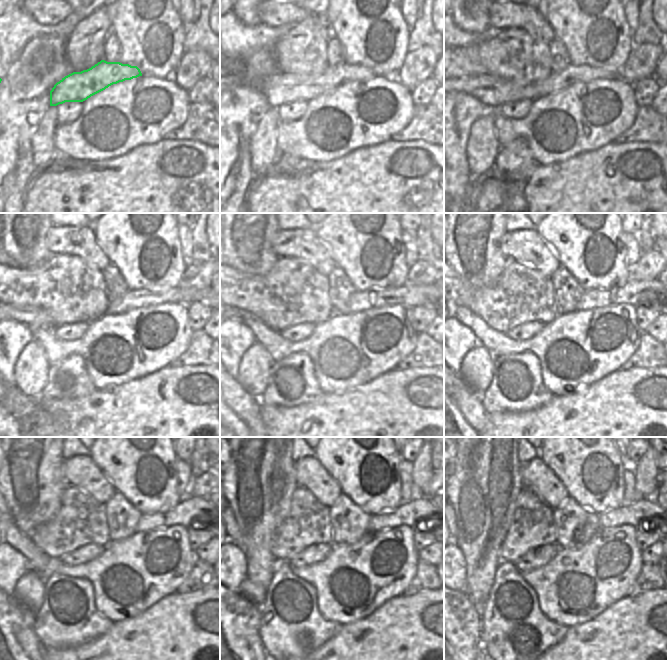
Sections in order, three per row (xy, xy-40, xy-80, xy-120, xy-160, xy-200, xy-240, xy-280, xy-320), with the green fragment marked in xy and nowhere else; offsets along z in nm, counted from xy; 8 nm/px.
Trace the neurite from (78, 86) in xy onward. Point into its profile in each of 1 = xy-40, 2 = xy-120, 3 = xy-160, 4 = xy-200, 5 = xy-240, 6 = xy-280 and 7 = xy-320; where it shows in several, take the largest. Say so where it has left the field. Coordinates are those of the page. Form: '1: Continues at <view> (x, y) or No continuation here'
1: Continues at xy-40 (279, 89)
2: Continues at xy-120 (132, 299)
3: Continues at xy-160 (411, 296)
4: Continues at xy-200 (635, 292)
5: Continues at xy-240 (190, 510)
6: Continues at xy-280 (419, 509)
7: Continues at xy-320 (647, 510).

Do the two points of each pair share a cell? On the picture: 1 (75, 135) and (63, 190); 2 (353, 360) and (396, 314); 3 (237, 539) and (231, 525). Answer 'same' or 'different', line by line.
1: different
2: same
3: same

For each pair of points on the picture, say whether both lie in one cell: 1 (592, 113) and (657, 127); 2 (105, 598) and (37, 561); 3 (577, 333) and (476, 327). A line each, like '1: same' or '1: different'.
1: different
2: same
3: same

